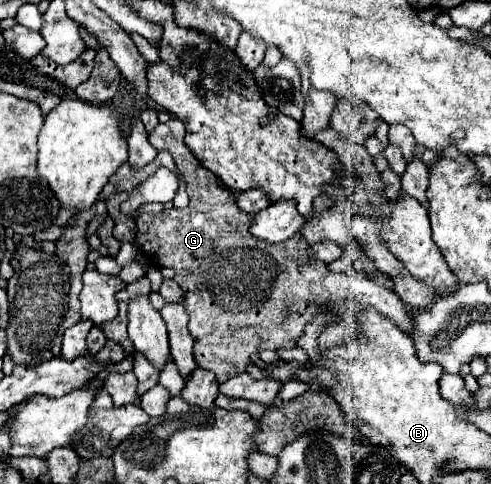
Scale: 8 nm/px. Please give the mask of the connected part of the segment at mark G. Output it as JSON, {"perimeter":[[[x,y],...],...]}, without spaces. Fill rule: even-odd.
{"perimeter":[[[171,117],[167,123],[159,123],[149,133],[149,143],[153,147],[167,149],[173,155],[179,173],[187,181],[189,205],[185,209],[175,209],[175,207],[163,209],[157,215],[139,215],[135,219],[137,223],[135,239],[153,265],[175,269],[173,279],[183,291],[183,305],[191,317],[189,333],[195,339],[193,355],[199,367],[213,371],[217,375],[217,381],[225,383],[233,375],[247,371],[247,367],[253,363],[251,355],[257,355],[263,349],[271,351],[293,349],[305,325],[319,311],[339,317],[345,313],[373,307],[377,309],[377,313],[391,319],[401,331],[407,333],[407,315],[411,315],[411,309],[399,299],[399,295],[395,295],[391,289],[377,285],[363,271],[349,271],[349,273],[327,271],[325,263],[311,261],[307,257],[309,245],[295,237],[273,245],[255,239],[249,233],[251,215],[239,211],[235,203],[235,193],[227,191],[227,187],[223,187],[221,181],[201,165],[201,161],[191,153],[191,149],[183,143],[183,139],[185,139],[185,125],[177,117]]]}

